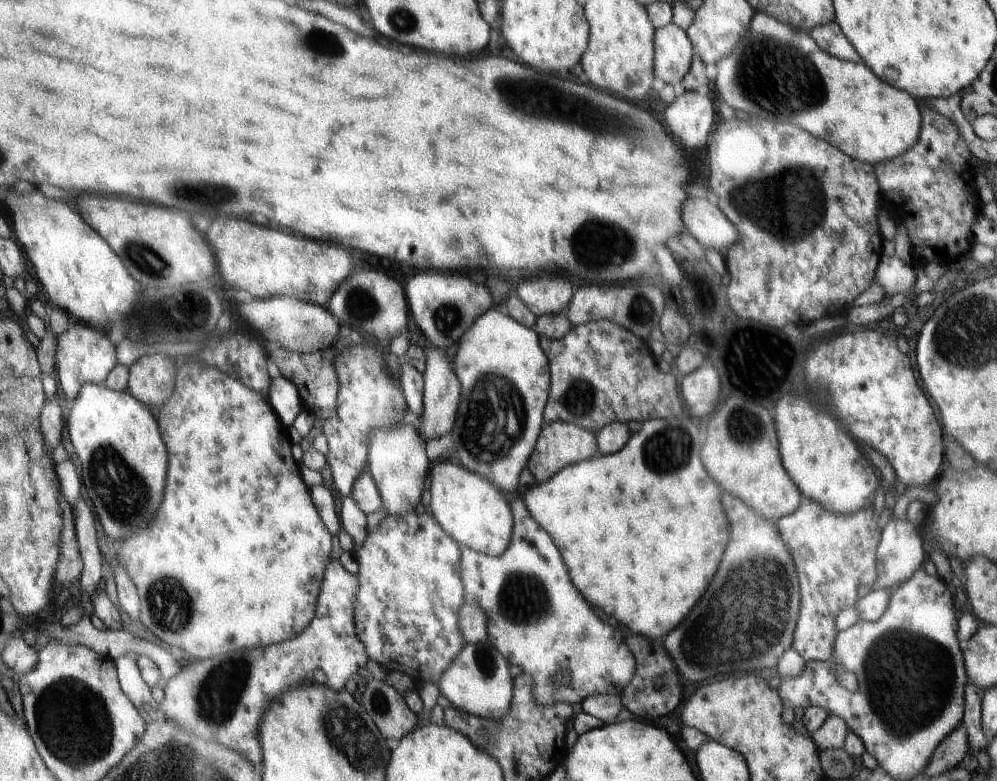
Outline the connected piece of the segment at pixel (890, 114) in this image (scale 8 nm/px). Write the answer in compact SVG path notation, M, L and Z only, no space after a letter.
M756 12L744 40L738 41L733 52L718 61L715 67L717 75L713 89L734 110L738 108L772 122L786 121L806 126L810 134L816 134L819 139L838 147L852 158L858 158L860 162L878 164L894 160L920 140L922 114L911 94L880 82L874 70L864 62L840 60L828 54L809 33L794 29L768 12Z

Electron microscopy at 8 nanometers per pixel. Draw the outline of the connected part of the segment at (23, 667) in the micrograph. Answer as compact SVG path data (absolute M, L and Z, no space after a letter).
M13 637L5 646L2 660L13 671L23 676L39 665L40 655L26 638Z

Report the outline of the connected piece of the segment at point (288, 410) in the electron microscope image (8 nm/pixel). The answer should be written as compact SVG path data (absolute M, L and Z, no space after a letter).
M283 376L272 380L268 398L286 426L292 426L296 416L305 409L298 389Z

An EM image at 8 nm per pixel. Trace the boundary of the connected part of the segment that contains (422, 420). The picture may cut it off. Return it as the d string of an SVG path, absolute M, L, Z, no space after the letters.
M432 346L432 350L428 352L428 358L426 358L426 370L424 374L424 402L423 411L421 417L416 418L415 427L420 431L421 438L426 442L434 440L450 434L452 426L454 426L454 420L456 420L456 410L459 409L461 400L461 386L456 372L454 372L454 358L452 356L452 348L450 348L450 356L446 358L444 352L436 350L436 347Z

